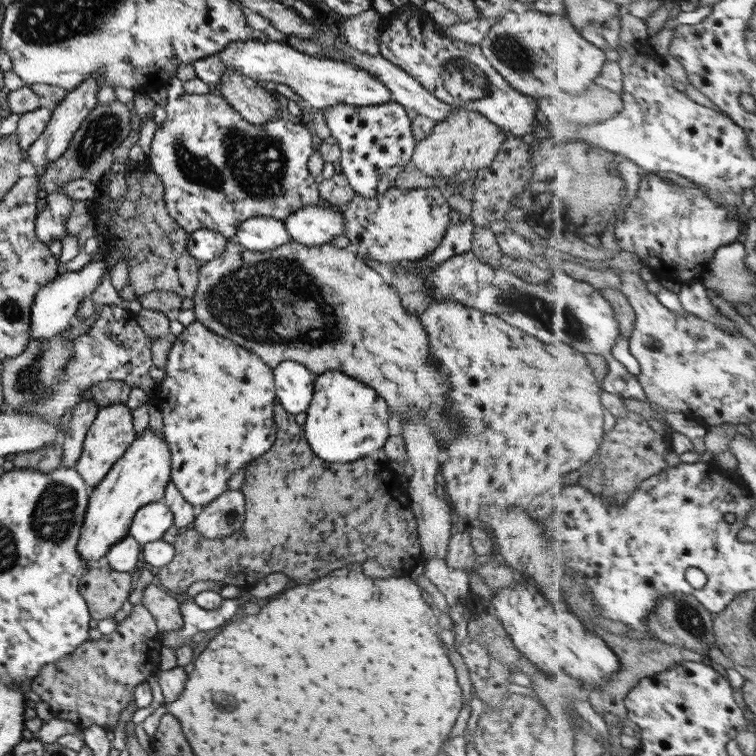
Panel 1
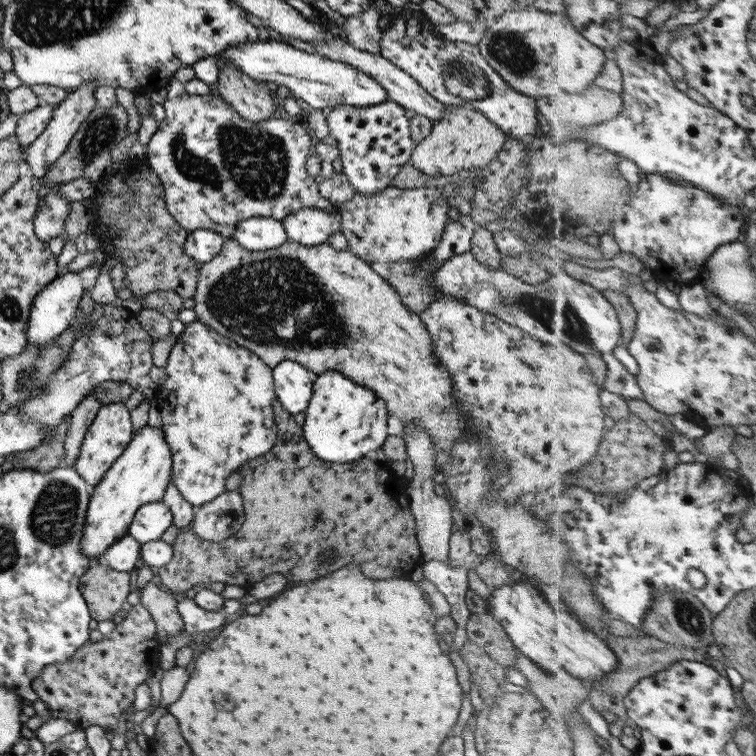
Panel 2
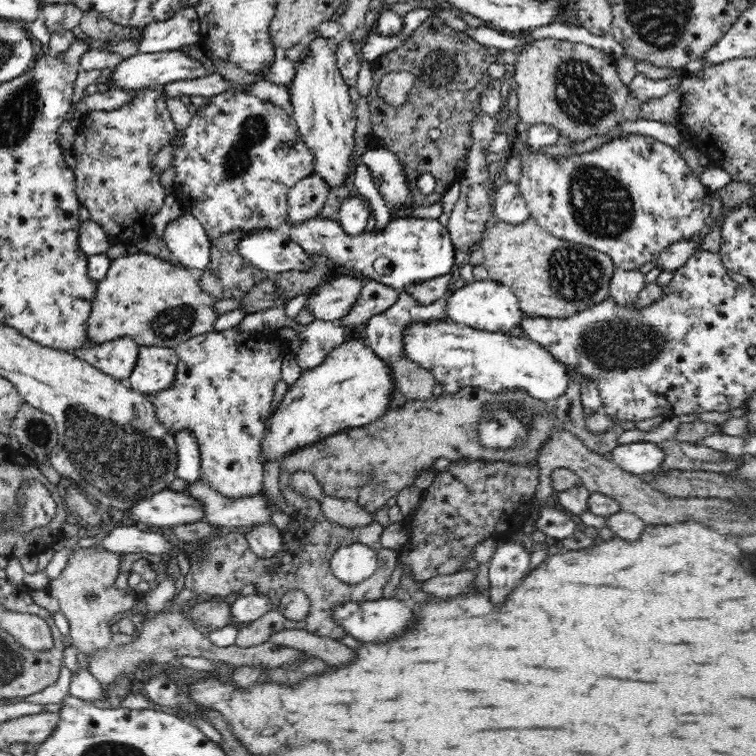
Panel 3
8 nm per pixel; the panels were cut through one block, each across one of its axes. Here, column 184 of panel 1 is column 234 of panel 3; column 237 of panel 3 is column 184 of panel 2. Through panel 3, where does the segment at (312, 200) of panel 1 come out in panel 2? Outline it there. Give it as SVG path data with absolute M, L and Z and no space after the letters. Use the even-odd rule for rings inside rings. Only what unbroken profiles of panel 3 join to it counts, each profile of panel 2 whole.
M175 77L167 86L164 107L166 117L157 124L146 148L146 163L162 181L165 206L170 216L188 234L207 229L232 238L240 222L253 217L270 217L282 221L302 208L320 208L331 212L334 206L319 194L319 184L308 175L306 160L314 153L313 134L300 122L268 118L261 123L242 118L230 103L214 91L190 95Z

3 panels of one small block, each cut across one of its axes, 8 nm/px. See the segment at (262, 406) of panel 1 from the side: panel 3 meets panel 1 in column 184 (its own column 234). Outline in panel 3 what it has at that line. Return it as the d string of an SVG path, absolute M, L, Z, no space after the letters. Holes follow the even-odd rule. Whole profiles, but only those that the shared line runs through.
M228 328L224 332L208 332L193 338L186 342L181 342L175 346L176 354L178 355L178 364L174 382L168 388L161 390L159 393L146 394L149 401L154 405L154 410L157 414L158 422L161 422L171 434L176 434L180 430L187 428L190 434L194 435L198 443L200 453L200 479L203 480L210 488L218 490L220 494L228 498L242 498L242 496L254 496L254 494L262 491L262 476L264 476L264 466L262 462L262 440L264 432L266 432L266 420L271 416L270 402L272 396L277 391L278 382L282 380L280 375L282 370L282 360L289 353L288 340L282 340L272 329L266 329L264 332L241 332L237 328Z

